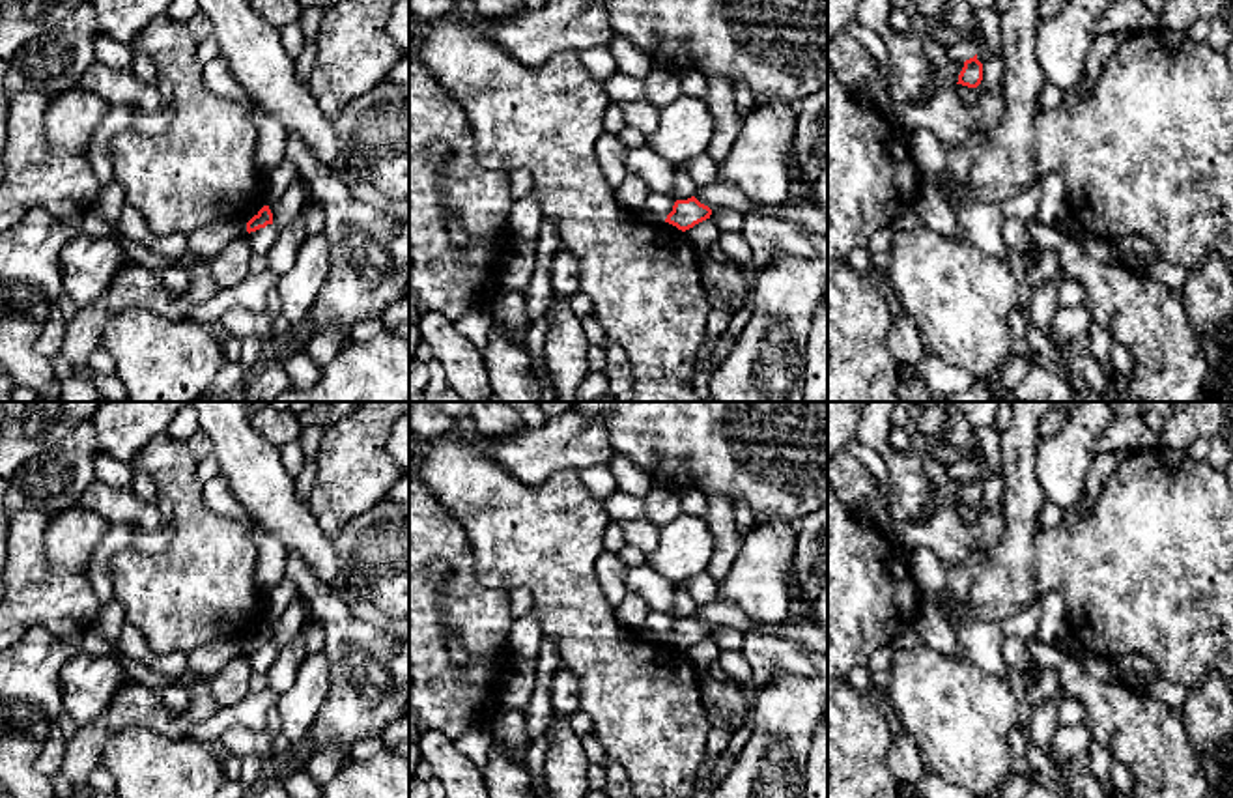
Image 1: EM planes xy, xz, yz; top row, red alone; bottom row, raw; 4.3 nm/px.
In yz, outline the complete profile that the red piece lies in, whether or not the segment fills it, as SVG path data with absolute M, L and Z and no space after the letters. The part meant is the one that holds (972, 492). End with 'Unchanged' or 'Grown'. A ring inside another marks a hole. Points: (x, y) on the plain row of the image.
M977 473L964 480L964 486L958 493L958 501L968 506L977 506L983 499L983 482L977 478Z. Unchanged

